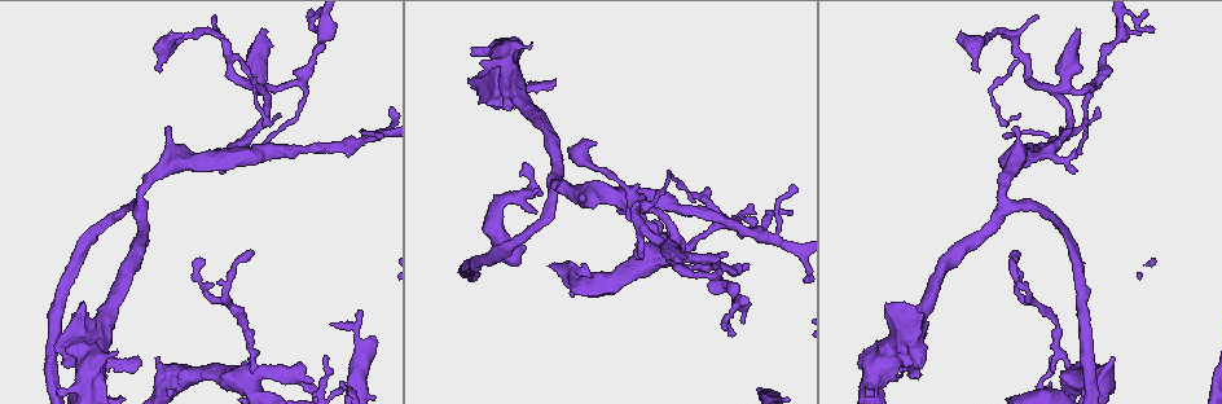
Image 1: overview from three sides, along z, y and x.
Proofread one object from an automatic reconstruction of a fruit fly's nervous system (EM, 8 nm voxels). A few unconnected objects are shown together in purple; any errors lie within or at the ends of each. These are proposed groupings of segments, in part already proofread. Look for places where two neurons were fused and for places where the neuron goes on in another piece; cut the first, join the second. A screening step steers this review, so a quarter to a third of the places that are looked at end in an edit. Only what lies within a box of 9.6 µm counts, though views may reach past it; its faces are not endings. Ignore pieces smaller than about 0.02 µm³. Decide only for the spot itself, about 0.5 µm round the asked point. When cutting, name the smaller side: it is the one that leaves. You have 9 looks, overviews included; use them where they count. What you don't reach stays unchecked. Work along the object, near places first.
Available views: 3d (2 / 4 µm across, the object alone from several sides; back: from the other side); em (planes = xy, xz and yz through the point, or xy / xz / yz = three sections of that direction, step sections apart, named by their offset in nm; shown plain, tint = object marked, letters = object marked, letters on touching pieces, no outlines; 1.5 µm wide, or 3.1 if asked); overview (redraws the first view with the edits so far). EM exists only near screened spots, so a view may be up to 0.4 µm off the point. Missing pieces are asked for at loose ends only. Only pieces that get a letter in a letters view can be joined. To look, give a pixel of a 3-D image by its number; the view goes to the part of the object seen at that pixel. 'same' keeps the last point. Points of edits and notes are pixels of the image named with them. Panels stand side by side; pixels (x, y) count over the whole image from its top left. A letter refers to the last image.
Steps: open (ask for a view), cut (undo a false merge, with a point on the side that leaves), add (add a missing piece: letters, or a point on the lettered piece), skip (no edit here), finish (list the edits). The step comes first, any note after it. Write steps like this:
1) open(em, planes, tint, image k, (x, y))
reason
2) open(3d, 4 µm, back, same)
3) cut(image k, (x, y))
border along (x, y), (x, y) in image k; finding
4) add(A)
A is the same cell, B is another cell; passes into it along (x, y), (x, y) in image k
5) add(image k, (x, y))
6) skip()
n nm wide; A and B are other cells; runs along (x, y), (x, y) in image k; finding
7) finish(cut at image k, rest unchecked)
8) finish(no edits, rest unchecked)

open(3d, 2 µm, image 1, (1080, 150))
thin end

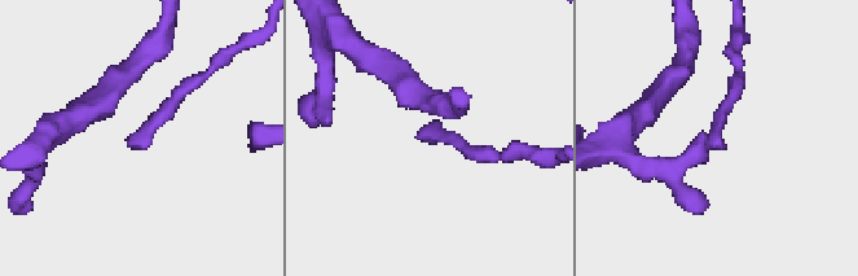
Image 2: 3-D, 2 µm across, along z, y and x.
open(em, planes, plain, image 2, (721, 139))

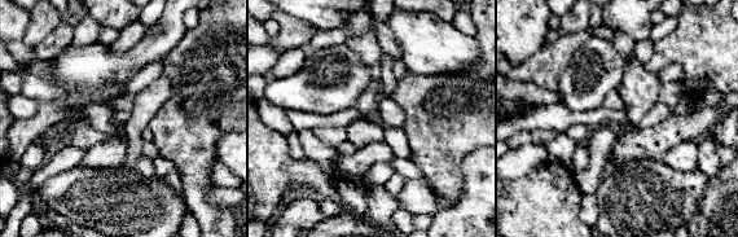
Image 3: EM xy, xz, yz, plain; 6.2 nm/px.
open(em, planes, letters, same)

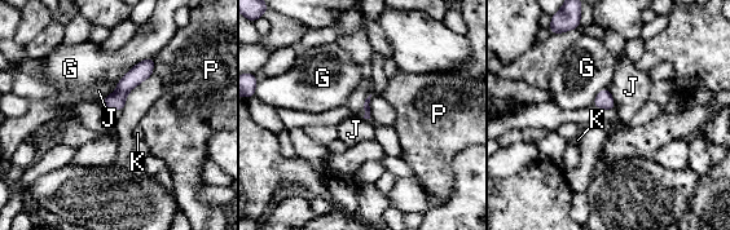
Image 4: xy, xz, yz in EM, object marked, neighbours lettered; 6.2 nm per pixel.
skip()
G, J, K and P are other cells; border along (117, 84), (117, 89), (100, 102) in image 4; no lettered piece goes on from it

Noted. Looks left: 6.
open(3d, 2 µm, back, image 1, (1031, 299))

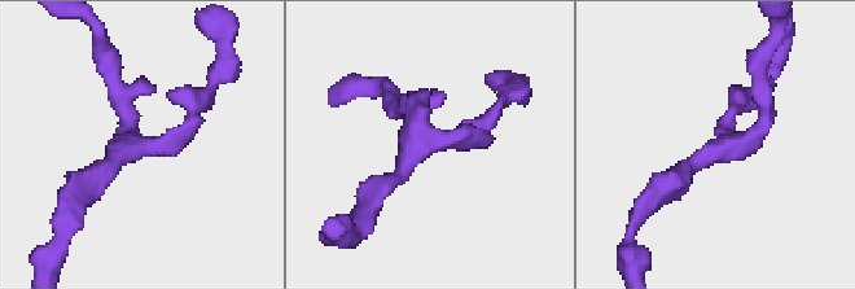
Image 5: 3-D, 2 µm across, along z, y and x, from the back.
open(em, yz, step 8, letters, image 5, (131, 150))
need the tissue

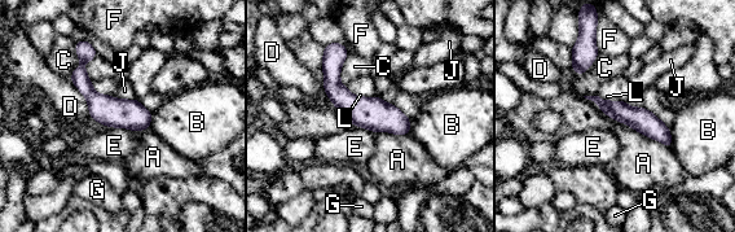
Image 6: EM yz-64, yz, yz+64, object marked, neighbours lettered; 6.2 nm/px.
skip()
A, B, C, D, E, F, G, J and L are other cells; runs along (338, 48), (333, 87), (406, 131) in image 6; all the same neuron

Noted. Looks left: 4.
open(em, planes, letters, image 1, (871, 385))

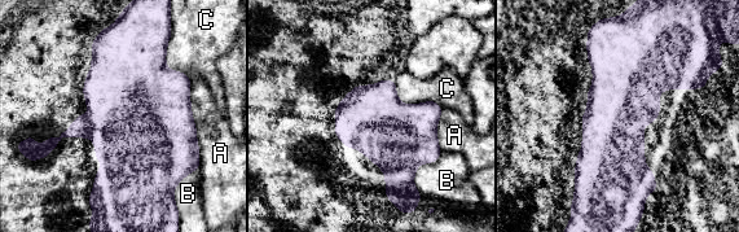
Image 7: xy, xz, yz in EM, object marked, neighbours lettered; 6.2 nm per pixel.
skip()
A touches over 550 nm; A, B and C are other cells; continuous, no second neuron

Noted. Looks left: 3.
open(3d, 2 µm, image 1, (250, 371))
tapers out

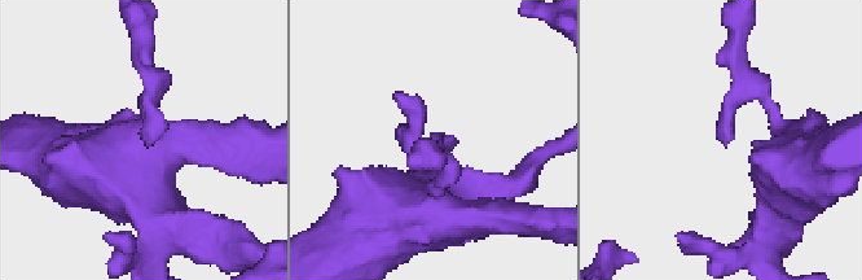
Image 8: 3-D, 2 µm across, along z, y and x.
open(em, yz, step 4, tint, image 8, (727, 133))
3 arms; shape alone is not enough

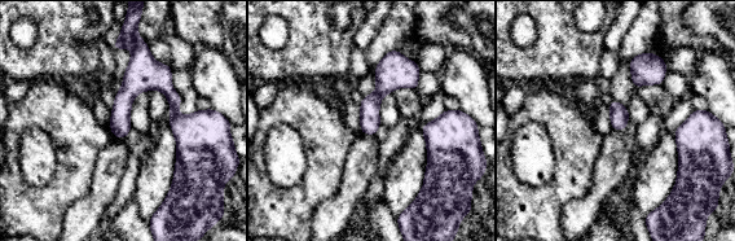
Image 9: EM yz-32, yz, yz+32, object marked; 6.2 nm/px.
open(em, planes, letters, same)
cut it another way

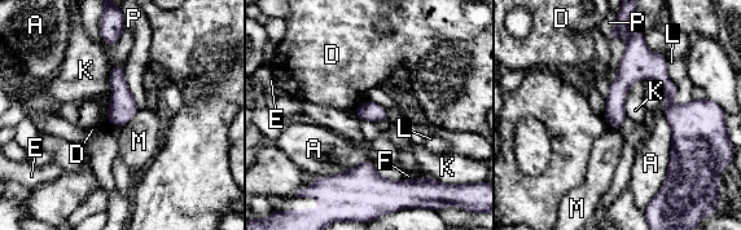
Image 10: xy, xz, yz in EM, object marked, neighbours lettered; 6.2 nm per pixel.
skip()
120 nm wide; A touches over 550 nm; A, D, E, F, K, L, M and P are other cells; none of them fits

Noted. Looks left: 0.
finish(no edits, rest unchecked)

